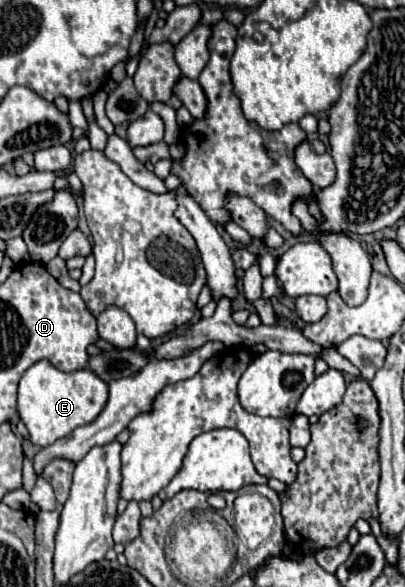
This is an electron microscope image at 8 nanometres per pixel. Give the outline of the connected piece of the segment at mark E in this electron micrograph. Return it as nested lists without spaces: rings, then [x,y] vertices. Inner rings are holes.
[[[46,359],[34,363],[22,375],[18,385],[18,415],[30,433],[30,441],[38,447],[48,447],[70,435],[76,427],[92,423],[104,409],[106,401],[108,385],[92,369],[64,373]]]

